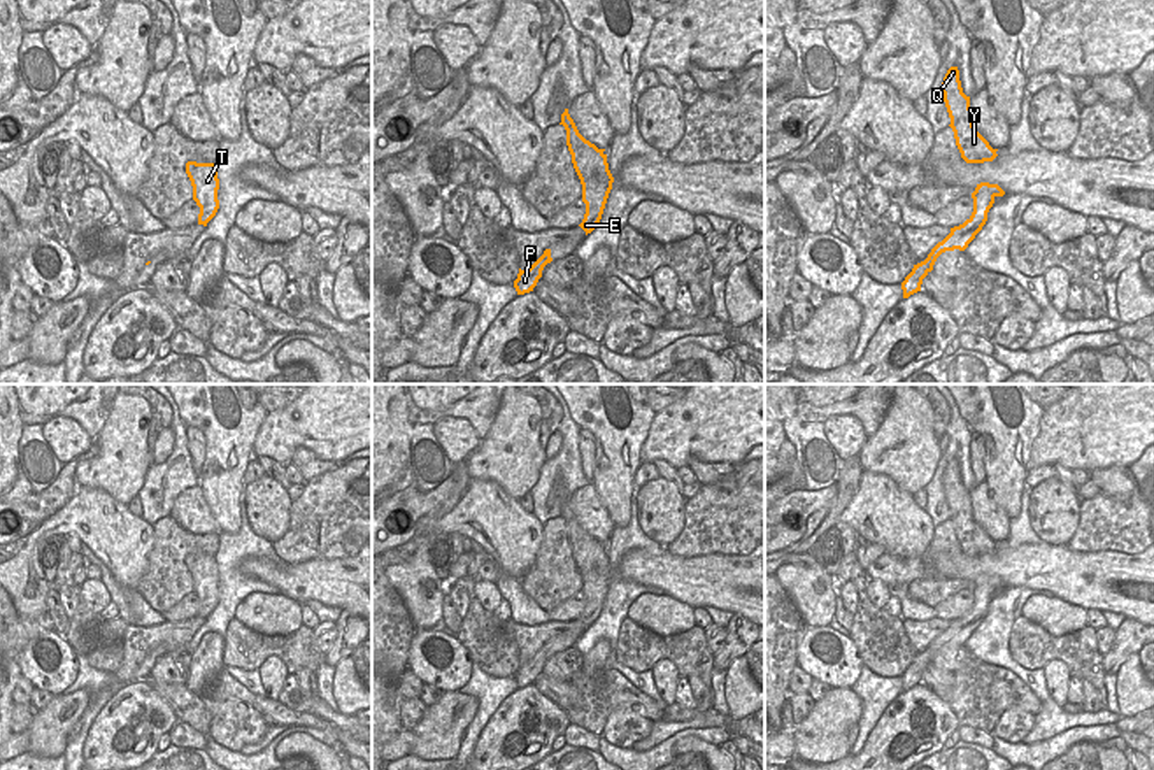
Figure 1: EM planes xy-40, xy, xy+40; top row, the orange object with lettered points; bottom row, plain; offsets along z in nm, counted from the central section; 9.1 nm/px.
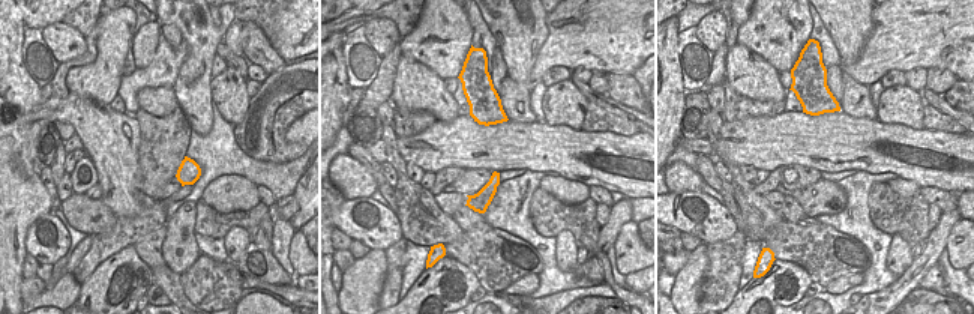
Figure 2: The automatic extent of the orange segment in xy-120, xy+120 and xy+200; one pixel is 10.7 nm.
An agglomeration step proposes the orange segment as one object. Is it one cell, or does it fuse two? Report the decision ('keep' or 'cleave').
keep

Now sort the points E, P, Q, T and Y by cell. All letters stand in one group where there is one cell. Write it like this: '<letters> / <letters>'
E P Q T Y

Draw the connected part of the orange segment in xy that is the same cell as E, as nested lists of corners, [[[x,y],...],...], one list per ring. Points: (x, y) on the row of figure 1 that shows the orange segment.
[[[565,109],[561,114],[559,125],[563,125],[566,130],[566,146],[572,154],[573,168],[582,184],[586,214],[579,226],[588,235],[602,219],[614,177],[609,170],[607,154],[603,153],[605,149],[598,149],[579,133],[573,119],[568,114],[568,109]]]

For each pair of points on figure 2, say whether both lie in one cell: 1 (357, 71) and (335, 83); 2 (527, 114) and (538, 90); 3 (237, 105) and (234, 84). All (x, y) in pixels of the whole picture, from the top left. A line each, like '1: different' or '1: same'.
1: different
2: different
3: same

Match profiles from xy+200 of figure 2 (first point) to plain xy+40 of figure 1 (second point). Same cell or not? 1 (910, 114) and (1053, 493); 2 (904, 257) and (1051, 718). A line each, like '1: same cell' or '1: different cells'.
1: same cell
2: different cells

